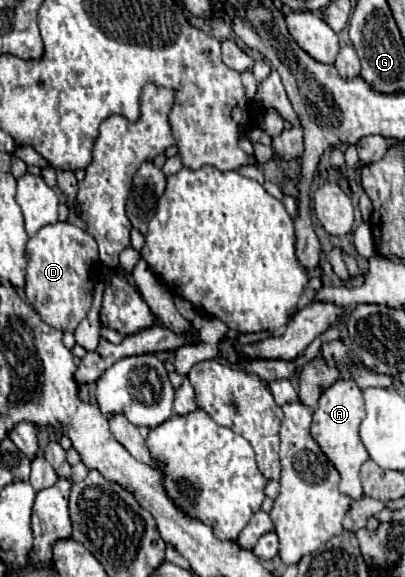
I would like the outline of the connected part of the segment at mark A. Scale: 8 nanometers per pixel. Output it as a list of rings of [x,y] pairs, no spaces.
[[[338,379],[318,401],[312,419],[312,437],[324,451],[324,455],[332,461],[336,471],[340,473],[340,489],[352,499],[362,497],[360,485],[360,467],[368,459],[368,451],[358,437],[358,427],[364,417],[364,399],[360,387],[352,379]]]

